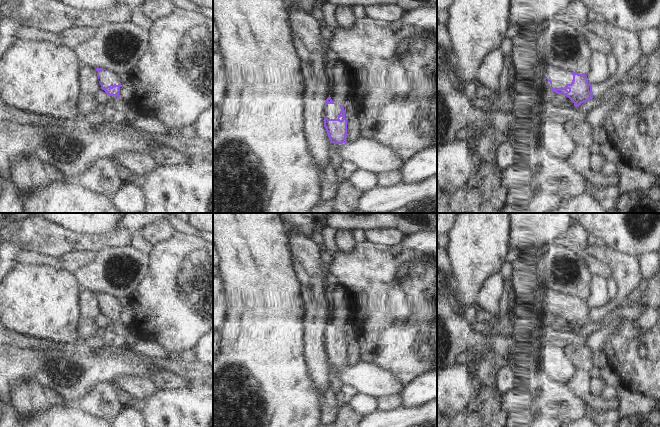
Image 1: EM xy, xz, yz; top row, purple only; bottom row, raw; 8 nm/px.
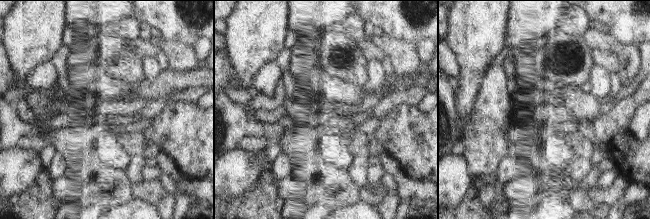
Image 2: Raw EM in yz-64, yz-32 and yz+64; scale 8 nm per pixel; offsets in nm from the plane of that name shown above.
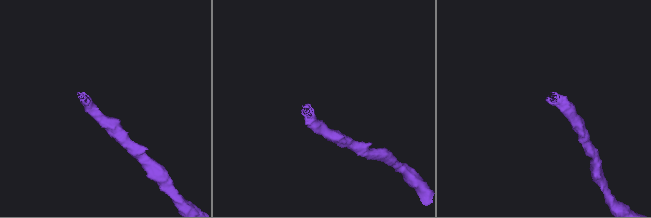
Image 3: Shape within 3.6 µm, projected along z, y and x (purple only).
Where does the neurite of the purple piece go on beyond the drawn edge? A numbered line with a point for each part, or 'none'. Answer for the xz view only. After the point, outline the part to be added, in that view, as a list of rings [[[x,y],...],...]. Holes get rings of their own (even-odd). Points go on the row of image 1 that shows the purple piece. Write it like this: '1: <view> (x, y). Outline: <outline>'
1: xz (331, 111). Outline: [[[338,104],[324,105],[324,117],[328,119],[338,119],[341,107]]]

